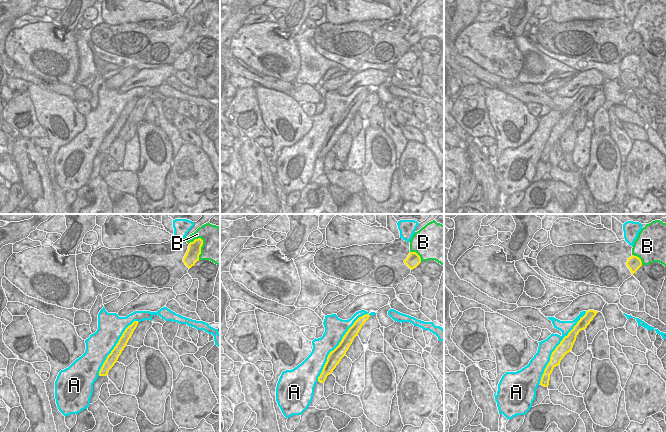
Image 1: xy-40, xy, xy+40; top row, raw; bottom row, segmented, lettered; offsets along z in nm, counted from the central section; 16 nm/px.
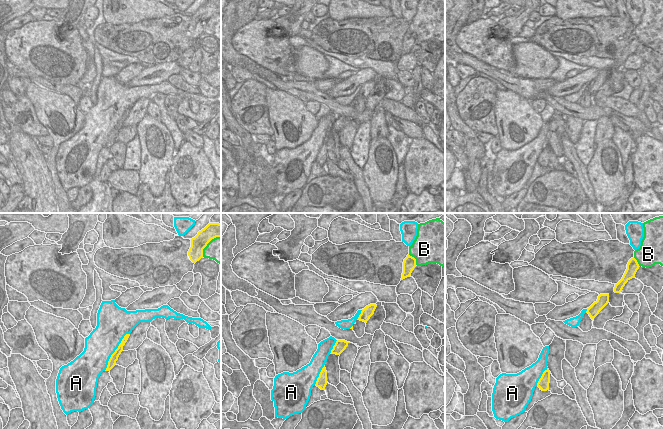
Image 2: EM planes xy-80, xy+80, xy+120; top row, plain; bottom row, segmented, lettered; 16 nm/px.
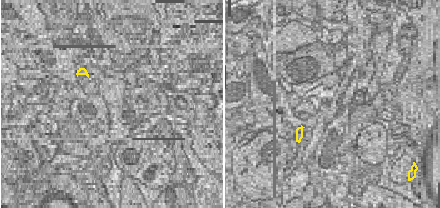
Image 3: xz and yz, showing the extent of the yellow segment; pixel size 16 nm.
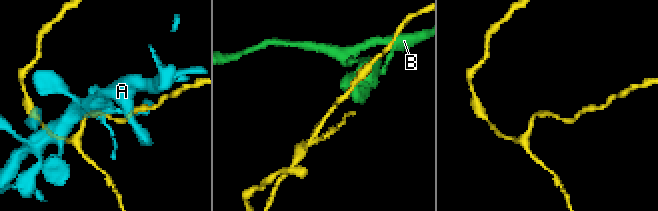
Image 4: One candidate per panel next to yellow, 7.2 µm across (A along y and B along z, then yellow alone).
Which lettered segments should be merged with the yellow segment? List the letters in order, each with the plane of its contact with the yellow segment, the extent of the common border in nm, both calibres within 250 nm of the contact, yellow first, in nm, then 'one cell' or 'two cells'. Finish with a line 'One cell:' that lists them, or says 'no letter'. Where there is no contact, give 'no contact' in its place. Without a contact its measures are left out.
A: contact in xy; length 1350 nm; calibres 220 and 340 nm; two cells
B: contact in xy-40; length 360 nm; calibres 220 and 420 nm; two cells
One cell: no letter

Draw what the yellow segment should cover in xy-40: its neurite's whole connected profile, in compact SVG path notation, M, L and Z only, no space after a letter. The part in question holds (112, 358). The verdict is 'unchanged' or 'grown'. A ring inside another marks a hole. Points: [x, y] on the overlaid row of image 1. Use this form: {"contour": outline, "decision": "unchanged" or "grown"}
{"contour": "M134 321L131 325L129 325L125 331L123 332L122 336L120 337L118 343L111 351L111 353L107 356L105 362L103 363L100 371L99 376L106 376L108 375L109 370L114 366L117 362L119 356L121 355L122 351L126 347L129 339L131 338L134 330L138 325L138 321Z", "decision": "unchanged"}

